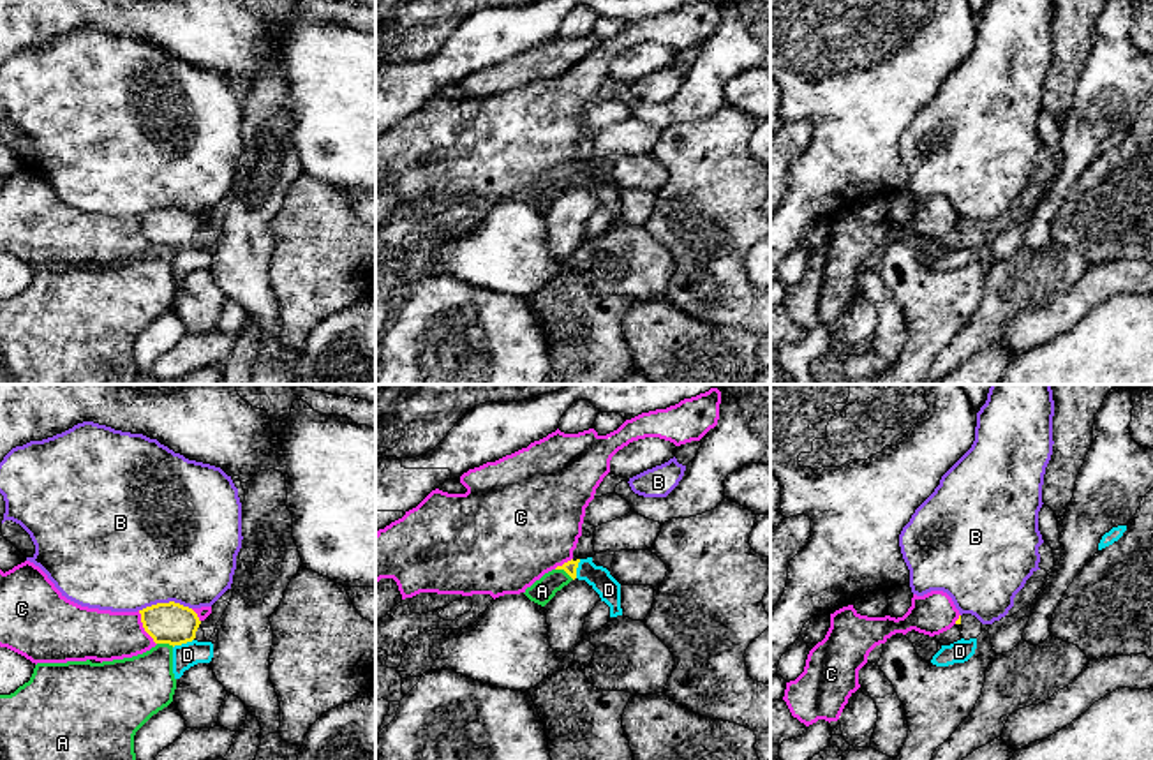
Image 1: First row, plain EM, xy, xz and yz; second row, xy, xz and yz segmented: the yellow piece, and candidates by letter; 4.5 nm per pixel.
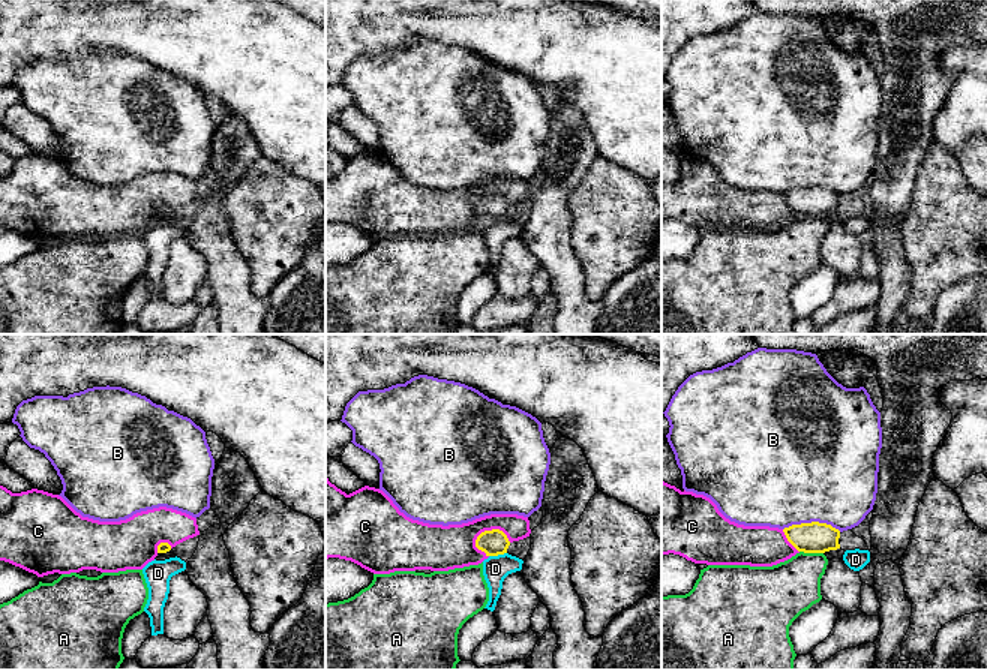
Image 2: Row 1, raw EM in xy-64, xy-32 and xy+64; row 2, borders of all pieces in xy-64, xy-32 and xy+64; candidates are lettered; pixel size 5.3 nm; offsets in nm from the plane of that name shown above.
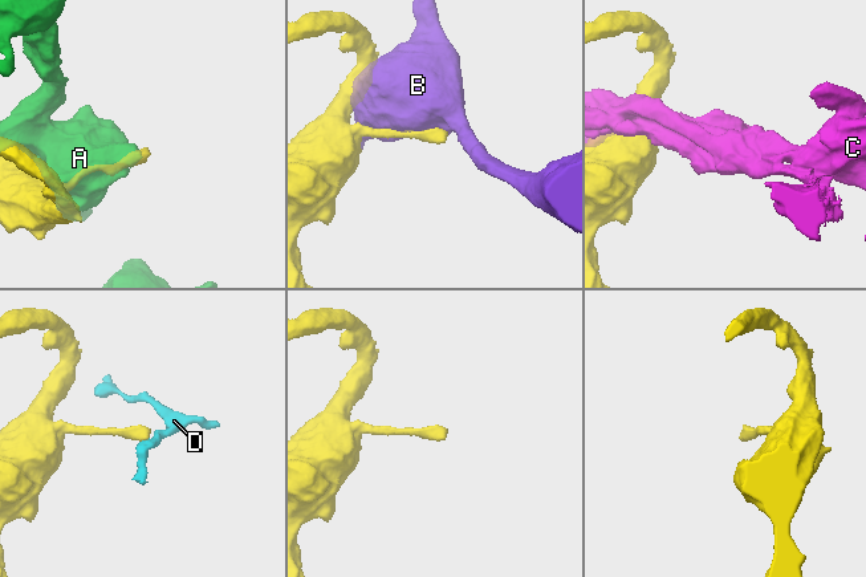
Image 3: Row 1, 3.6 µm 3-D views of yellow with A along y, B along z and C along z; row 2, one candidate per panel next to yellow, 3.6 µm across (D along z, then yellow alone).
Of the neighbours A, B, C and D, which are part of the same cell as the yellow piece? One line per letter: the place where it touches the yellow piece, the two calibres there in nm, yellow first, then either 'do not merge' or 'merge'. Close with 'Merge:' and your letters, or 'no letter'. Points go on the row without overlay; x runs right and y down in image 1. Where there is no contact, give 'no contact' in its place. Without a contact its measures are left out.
A: contact xz (565, 175); calibres 60 and 110 nm; do not merge
B: contact xy (164, 208); calibres 190 and 480 nm; do not merge
C: contact xy (143, 231); calibres 190 and 240 nm; do not merge
D: contact xy (182, 247); calibres 190 and 110 nm; do not merge
Merge: no letter

